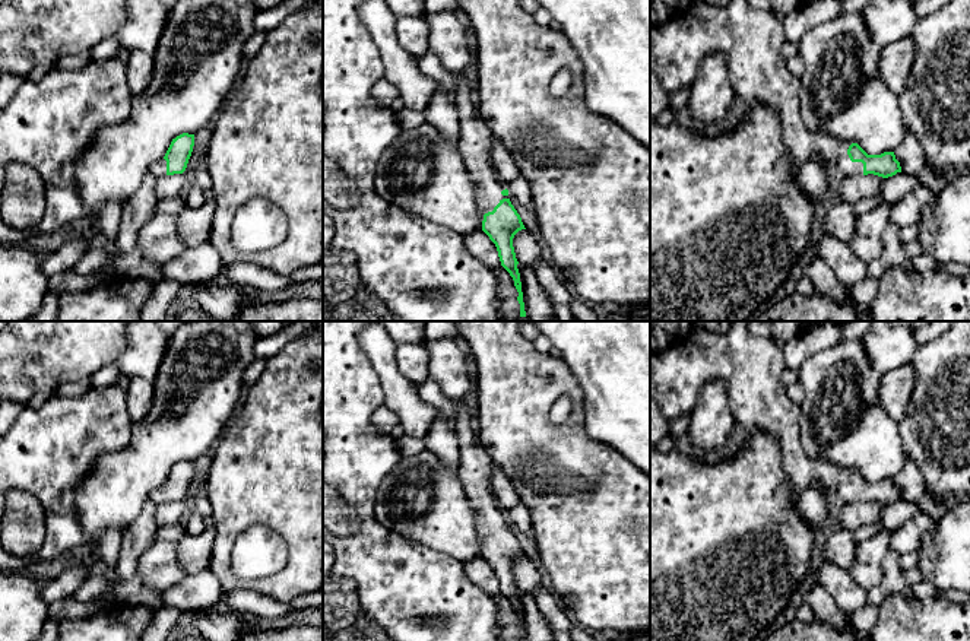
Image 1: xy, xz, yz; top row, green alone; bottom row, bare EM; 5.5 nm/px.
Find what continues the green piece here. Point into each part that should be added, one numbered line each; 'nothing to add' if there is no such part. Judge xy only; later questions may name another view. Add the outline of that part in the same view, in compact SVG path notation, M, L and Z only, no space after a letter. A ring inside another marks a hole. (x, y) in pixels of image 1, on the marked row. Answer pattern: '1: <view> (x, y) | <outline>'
1: xy (158, 168) | M162 158L162 159L153 162L149 166L148 174L153 175L155 178L159 178L162 175L167 175L167 161Z

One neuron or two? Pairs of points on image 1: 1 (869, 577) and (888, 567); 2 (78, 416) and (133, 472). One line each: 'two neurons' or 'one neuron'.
1: two neurons
2: two neurons

